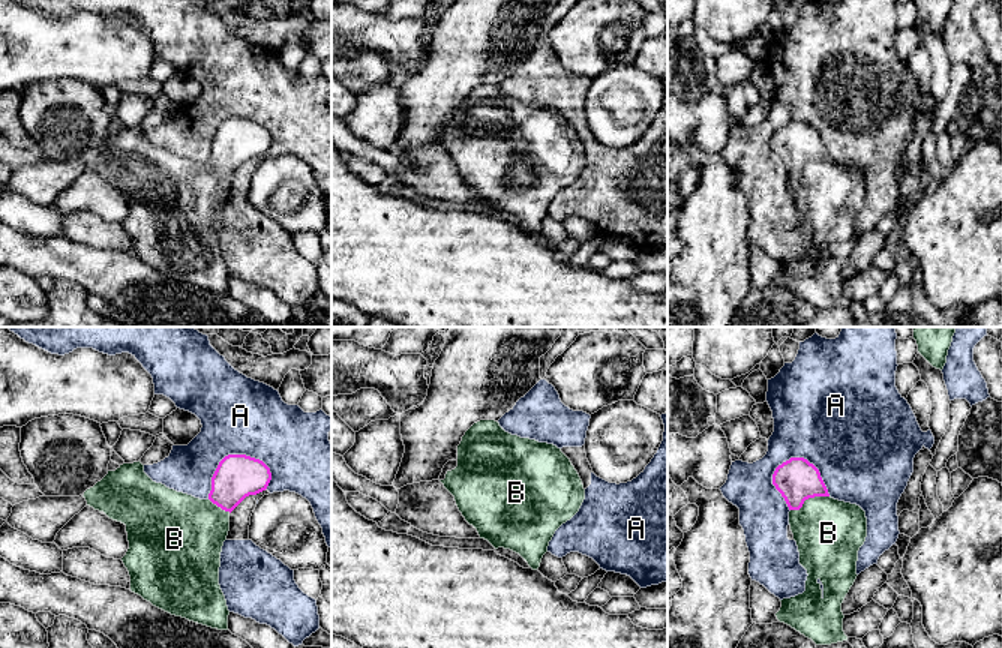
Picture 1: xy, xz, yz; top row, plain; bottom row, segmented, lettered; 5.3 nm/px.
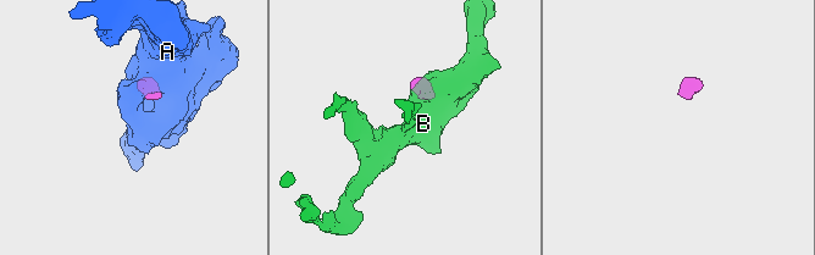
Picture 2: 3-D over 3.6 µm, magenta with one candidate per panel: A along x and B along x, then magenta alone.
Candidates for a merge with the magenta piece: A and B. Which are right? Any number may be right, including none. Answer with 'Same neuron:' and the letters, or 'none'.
Same neuron: B

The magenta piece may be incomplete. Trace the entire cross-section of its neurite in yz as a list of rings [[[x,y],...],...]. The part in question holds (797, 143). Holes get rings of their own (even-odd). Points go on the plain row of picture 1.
[[[790,122],[778,129],[772,138],[772,148],[790,174],[789,189],[798,210],[800,228],[808,238],[806,255],[780,264],[782,272],[776,280],[816,309],[848,304],[842,267],[858,240],[858,214],[867,201],[866,176],[856,168],[831,162],[819,134],[804,122]]]

